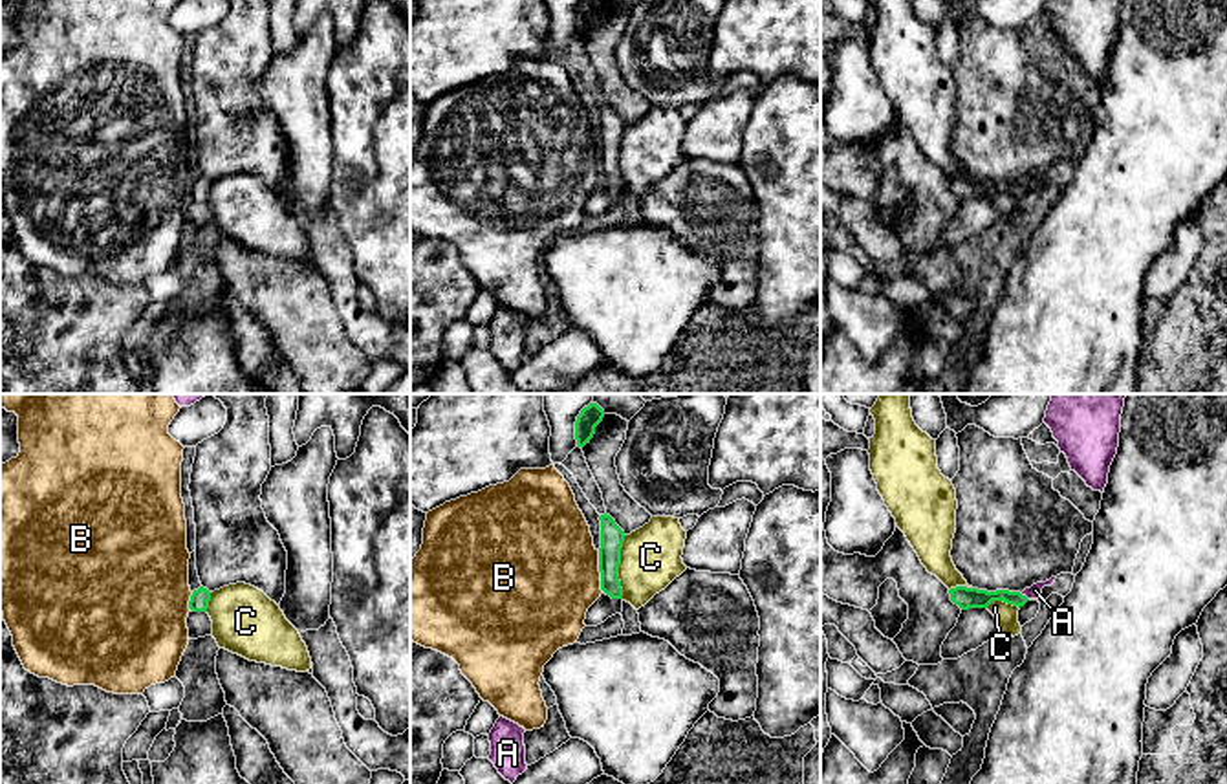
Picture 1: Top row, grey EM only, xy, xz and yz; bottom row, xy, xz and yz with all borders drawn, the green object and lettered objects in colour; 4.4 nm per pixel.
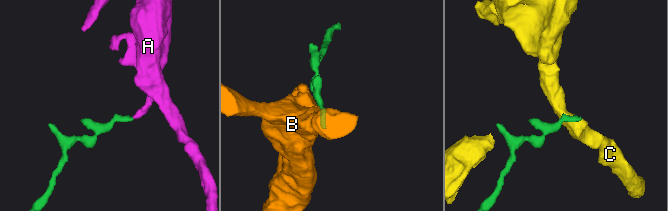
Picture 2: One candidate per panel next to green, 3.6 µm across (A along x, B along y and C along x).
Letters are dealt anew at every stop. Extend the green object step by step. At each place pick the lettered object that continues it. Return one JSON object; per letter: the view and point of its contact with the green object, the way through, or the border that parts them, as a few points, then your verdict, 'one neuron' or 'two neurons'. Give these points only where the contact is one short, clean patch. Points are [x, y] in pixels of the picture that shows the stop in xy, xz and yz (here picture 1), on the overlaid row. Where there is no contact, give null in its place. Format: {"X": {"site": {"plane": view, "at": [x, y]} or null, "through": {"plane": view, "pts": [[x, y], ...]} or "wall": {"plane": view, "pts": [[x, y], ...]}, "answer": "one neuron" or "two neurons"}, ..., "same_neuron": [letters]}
{"A": {"site": {"plane": "yz", "at": [1024, 596]}, "through": {"plane": "yz", "pts": [[967, 598], [1024, 596], [1035, 590]]}, "answer": "one neuron"}, "B": {"site": {"plane": "xz", "at": [599, 570]}, "answer": "two neurons"}, "C": {"site": {"plane": "xz", "at": [618, 566]}, "wall": {"plane": "xz", "pts": [[627, 535], [619, 565], [621, 598]]}, "answer": "two neurons"}, "same_neuron": ["A"]}

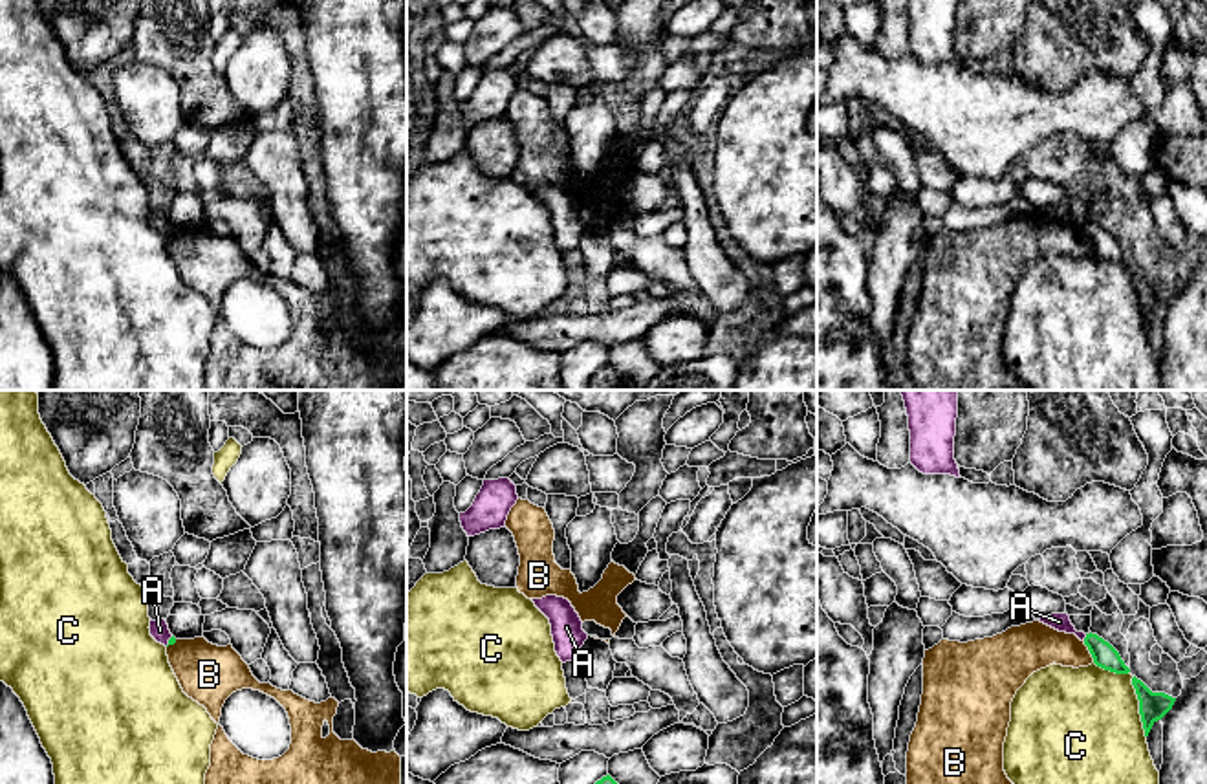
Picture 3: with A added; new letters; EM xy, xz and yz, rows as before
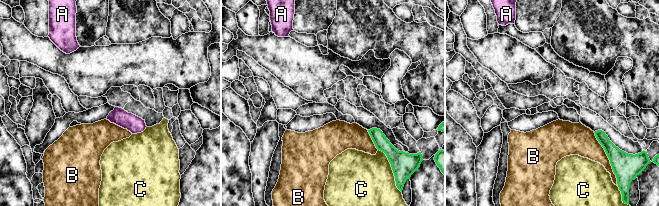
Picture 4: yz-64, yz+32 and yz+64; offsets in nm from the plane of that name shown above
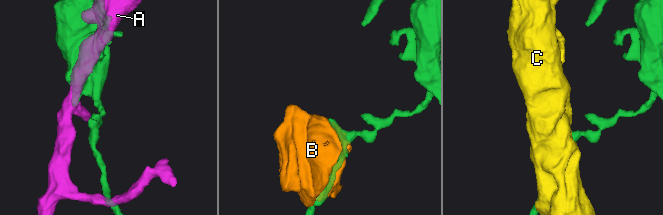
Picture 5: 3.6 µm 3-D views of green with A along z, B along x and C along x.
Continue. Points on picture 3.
{"A": {"site": {"plane": "yz", "at": [1085, 638]}, "wall": {"plane": "yz", "pts": [[1087, 634], [1083, 640]]}, "answer": "two neurons"}, "B": {"site": {"plane": "yz", "at": [1090, 653]}, "answer": "two neurons"}, "C": {"site": {"plane": "yz", "at": [1140, 707]}, "answer": "two neurons"}, "same_neuron": []}

